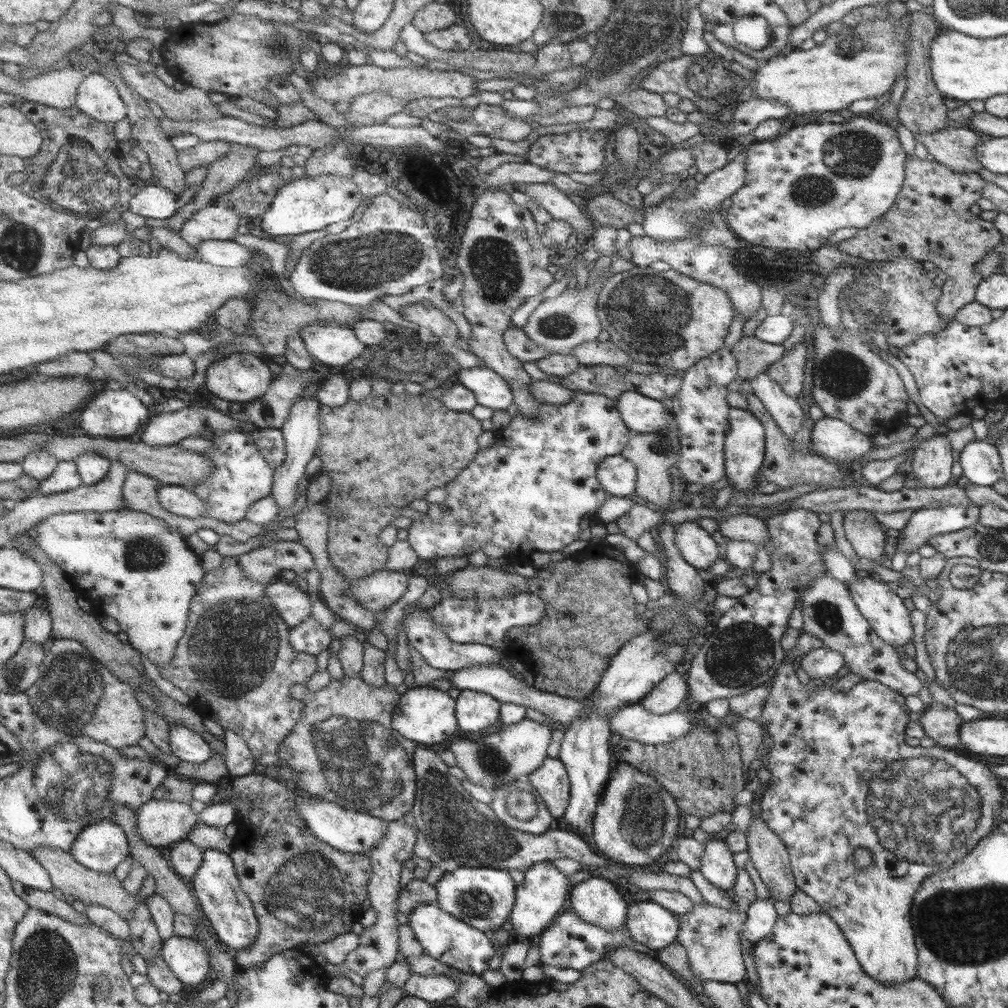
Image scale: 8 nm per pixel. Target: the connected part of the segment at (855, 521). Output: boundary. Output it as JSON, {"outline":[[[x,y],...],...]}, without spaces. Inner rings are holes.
{"outline":[[[868,511],[844,512],[846,538],[857,556],[879,562],[884,554],[886,528]]]}

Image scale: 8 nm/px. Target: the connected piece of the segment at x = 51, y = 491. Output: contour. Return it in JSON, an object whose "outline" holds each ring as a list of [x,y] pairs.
{"outline":[[[62,461],[56,472],[45,481],[41,481],[38,495],[56,495],[80,489],[84,478],[76,461]]]}

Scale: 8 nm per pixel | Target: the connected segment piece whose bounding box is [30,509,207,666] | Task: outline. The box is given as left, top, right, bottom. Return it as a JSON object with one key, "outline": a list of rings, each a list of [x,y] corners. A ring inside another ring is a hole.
{"outline":[[[132,509],[55,514],[39,522],[30,533],[69,574],[86,603],[100,602],[98,606],[107,615],[118,619],[138,651],[146,654],[157,666],[171,663],[185,637],[193,598],[207,575],[202,556],[190,548],[185,534],[175,531],[166,519]]]}

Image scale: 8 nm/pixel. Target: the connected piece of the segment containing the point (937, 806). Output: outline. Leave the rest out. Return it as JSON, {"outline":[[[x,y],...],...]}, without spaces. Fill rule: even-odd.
{"outline":[[[782,662],[781,668],[777,670],[775,681],[771,686],[771,696],[765,702],[763,713],[757,719],[758,722],[766,727],[770,736],[774,740],[772,750],[765,750],[764,745],[759,748],[757,758],[768,754],[762,767],[772,772],[771,781],[761,798],[760,816],[768,823],[770,830],[781,838],[781,842],[788,848],[789,858],[792,860],[794,879],[797,887],[807,896],[810,896],[825,914],[830,915],[841,927],[842,932],[848,939],[850,946],[856,952],[858,963],[862,966],[862,971],[866,972],[870,978],[882,985],[904,984],[912,979],[916,979],[916,968],[918,967],[917,948],[915,947],[914,929],[912,928],[910,906],[916,888],[920,882],[938,872],[950,870],[954,864],[958,864],[962,858],[966,858],[985,837],[988,837],[998,825],[997,814],[1001,809],[1003,799],[1003,786],[999,781],[1000,776],[992,773],[985,767],[985,764],[974,762],[974,759],[964,758],[960,752],[946,751],[942,747],[924,748],[920,746],[908,746],[905,741],[906,724],[910,722],[910,709],[906,706],[905,695],[898,694],[889,686],[884,686],[881,682],[860,681],[857,682],[848,692],[840,692],[840,689],[833,688],[831,682],[819,685],[806,685],[802,678],[798,678],[798,666],[793,662]],[[864,848],[872,854],[871,866],[866,869],[858,869],[854,865],[854,849]]]}

